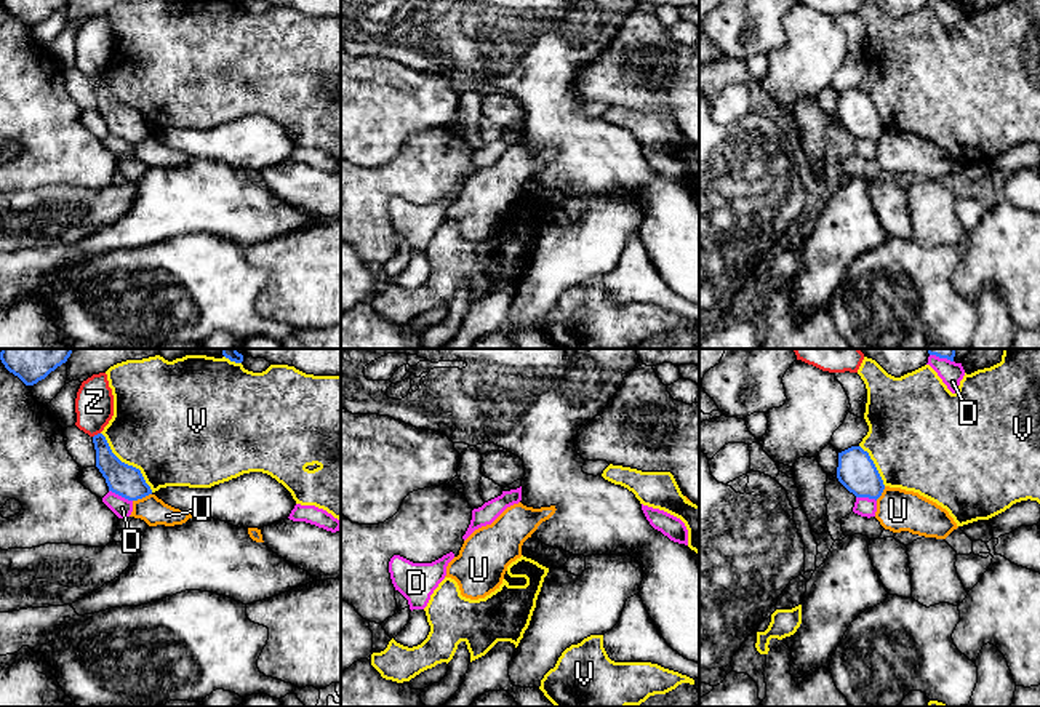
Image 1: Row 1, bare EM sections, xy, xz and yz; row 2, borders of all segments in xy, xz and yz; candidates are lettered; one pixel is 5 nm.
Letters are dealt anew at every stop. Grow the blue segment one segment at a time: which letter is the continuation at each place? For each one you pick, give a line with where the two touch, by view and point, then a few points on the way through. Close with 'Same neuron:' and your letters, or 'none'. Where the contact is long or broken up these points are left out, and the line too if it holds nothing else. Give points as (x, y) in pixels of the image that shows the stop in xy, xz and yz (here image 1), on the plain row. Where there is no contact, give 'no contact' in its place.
Same neuron: none

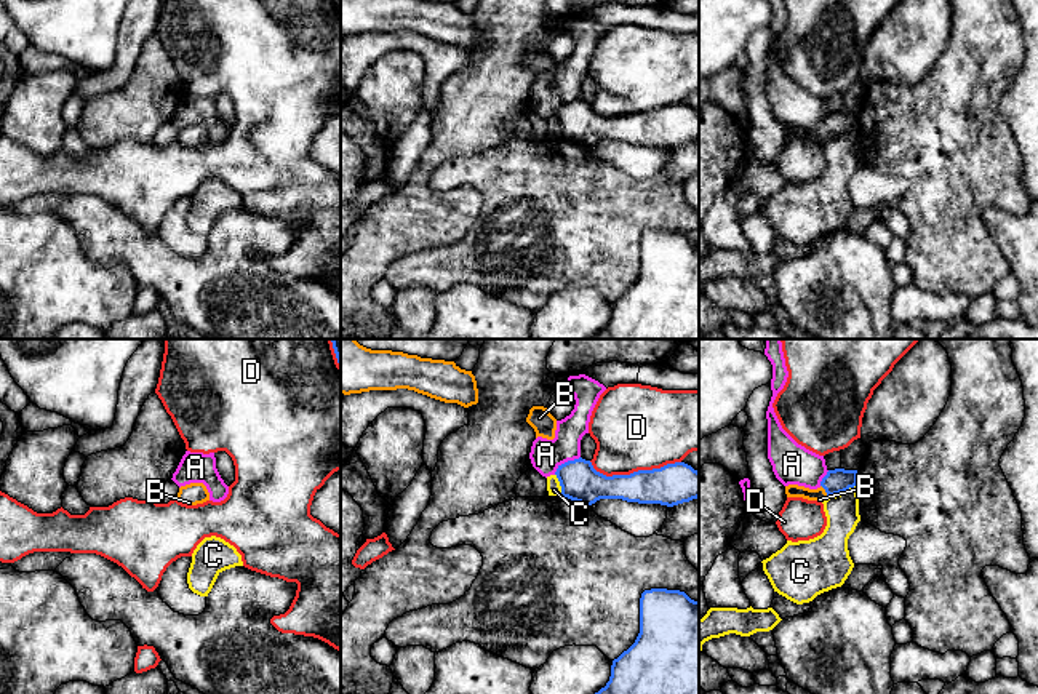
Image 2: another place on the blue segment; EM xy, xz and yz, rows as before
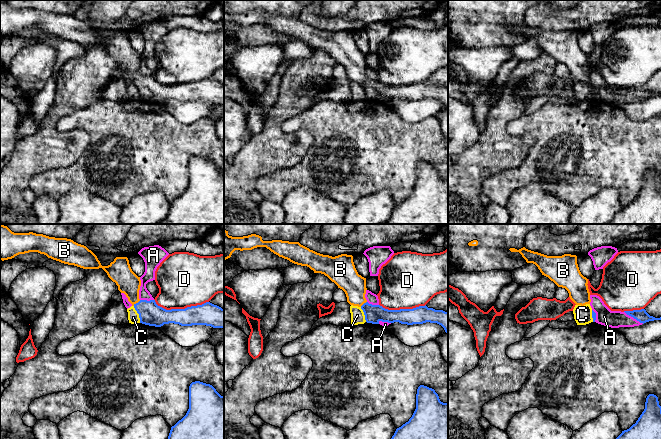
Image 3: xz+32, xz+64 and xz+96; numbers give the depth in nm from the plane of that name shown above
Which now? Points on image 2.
B: meets blue in yz at (824, 130); runs through yz (838, 122), (824, 130), (819, 136)
Same neuron: B

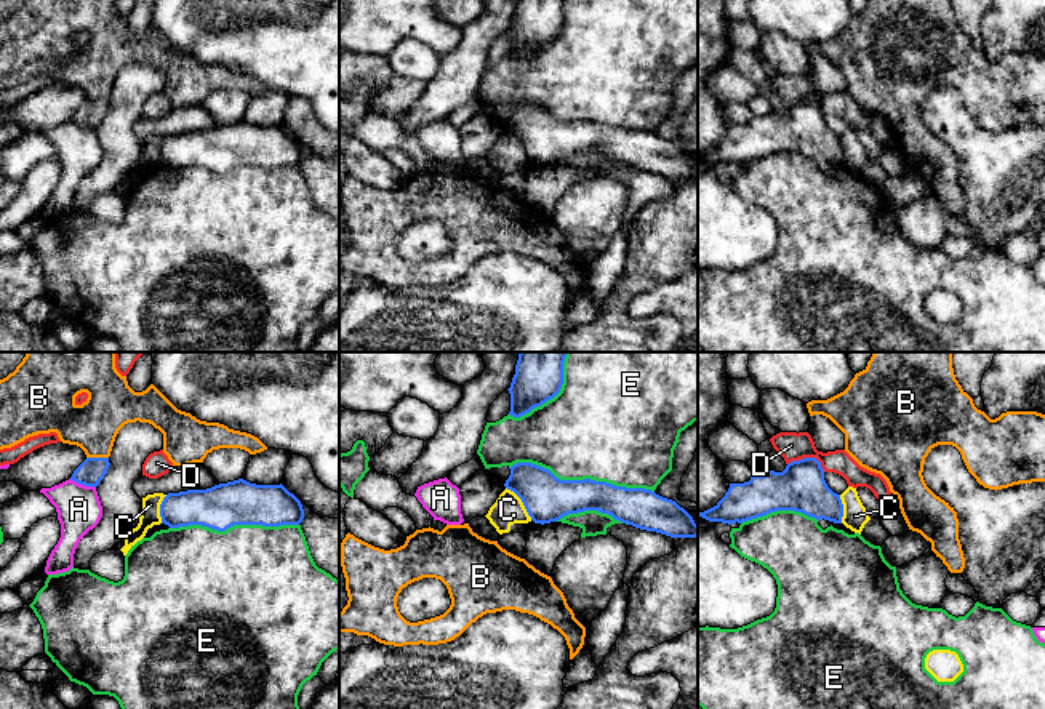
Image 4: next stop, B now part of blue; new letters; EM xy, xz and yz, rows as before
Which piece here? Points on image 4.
Same neuron: none

